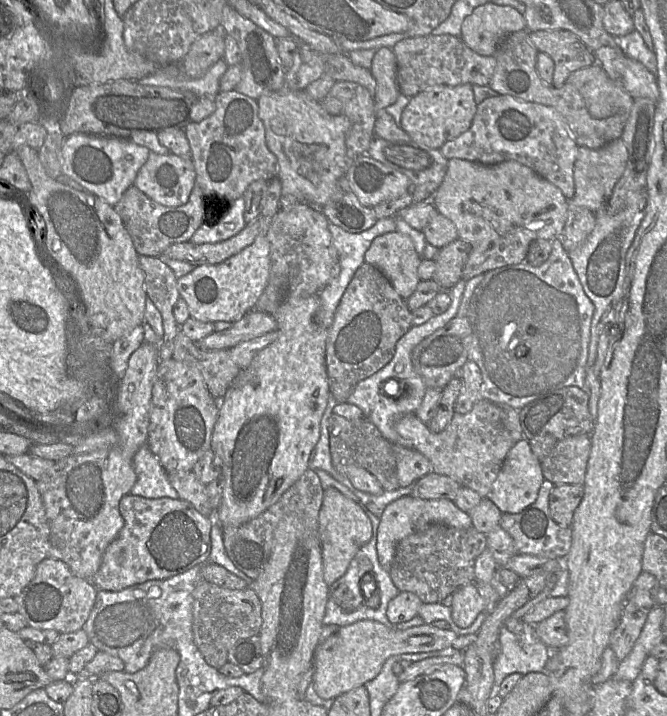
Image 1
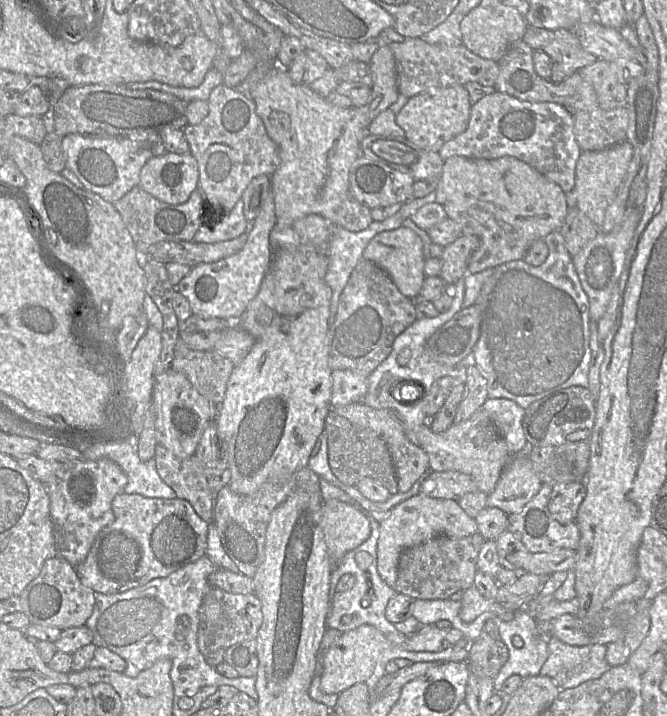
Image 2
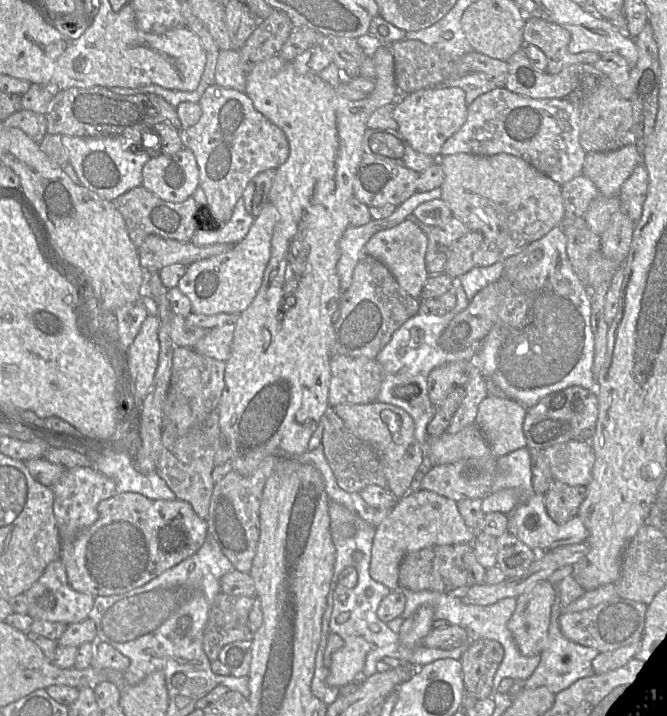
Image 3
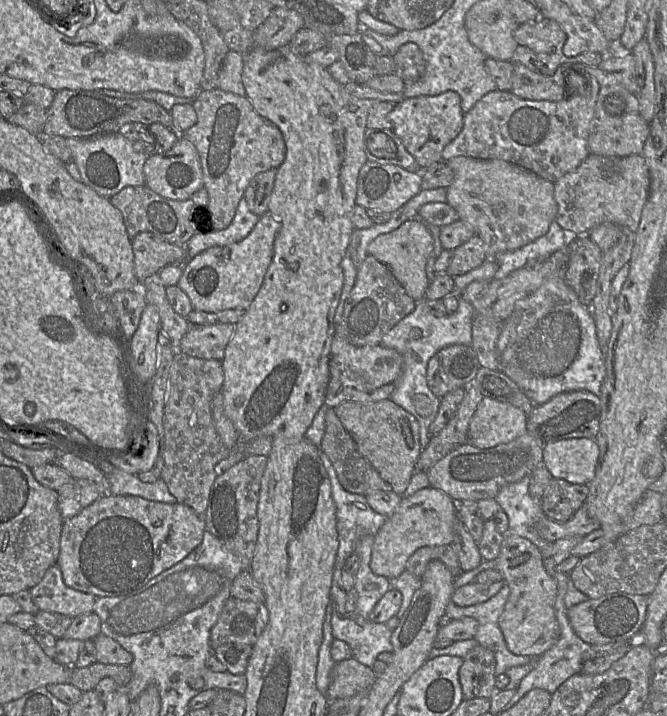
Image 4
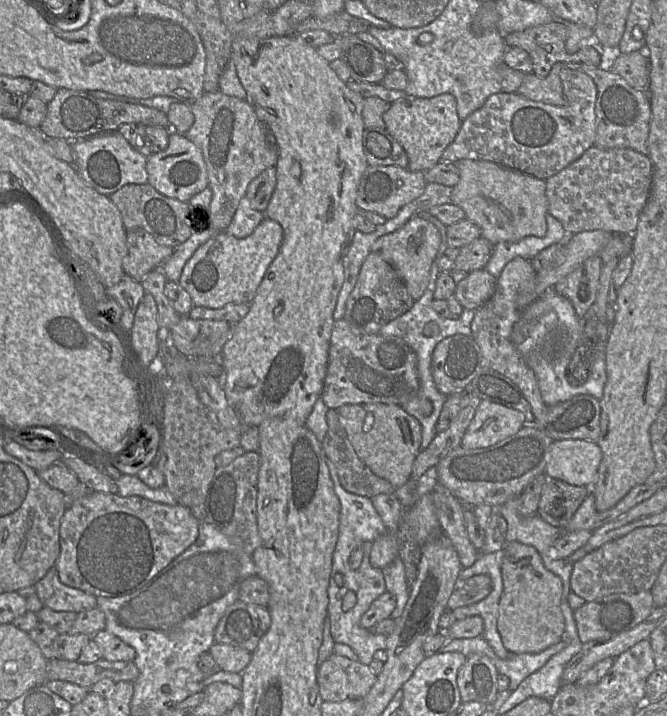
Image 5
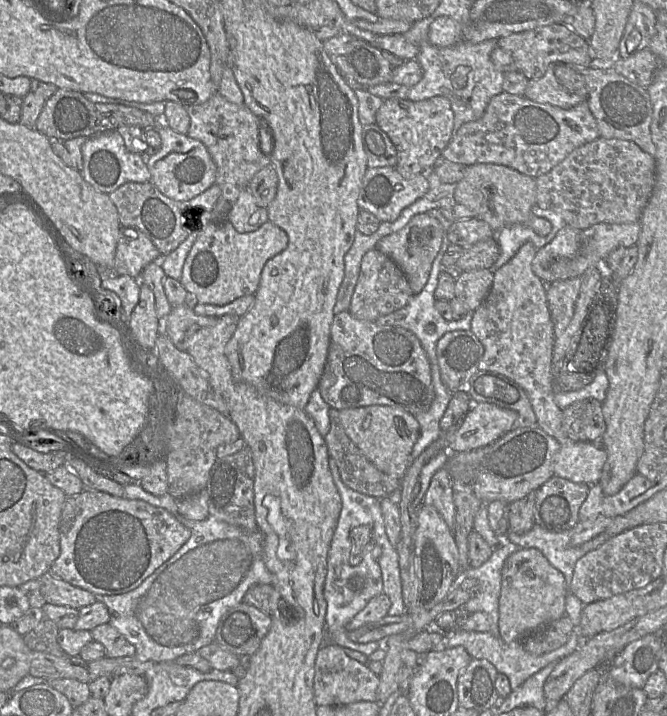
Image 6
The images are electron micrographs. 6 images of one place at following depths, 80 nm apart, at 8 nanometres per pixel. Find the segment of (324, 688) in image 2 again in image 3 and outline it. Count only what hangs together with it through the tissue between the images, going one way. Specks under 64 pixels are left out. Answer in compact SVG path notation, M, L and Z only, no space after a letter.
M352 636L344 641L344 646L333 654L326 677L328 686L339 689L361 679L366 656L371 648L362 636Z

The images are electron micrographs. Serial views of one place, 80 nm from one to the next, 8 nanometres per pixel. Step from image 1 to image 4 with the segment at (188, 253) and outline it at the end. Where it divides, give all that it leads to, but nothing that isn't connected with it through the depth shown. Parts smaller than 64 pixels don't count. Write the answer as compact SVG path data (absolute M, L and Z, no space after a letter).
M140 232L131 240L134 253L134 272L139 282L157 277L159 271L167 265L184 265L188 259L186 247L166 242L152 232Z

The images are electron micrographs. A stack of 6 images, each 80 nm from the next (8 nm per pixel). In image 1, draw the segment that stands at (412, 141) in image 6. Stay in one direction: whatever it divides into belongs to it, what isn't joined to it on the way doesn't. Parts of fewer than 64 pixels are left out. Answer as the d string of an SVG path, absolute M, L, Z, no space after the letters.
M471 84L436 85L410 98L402 112L401 128L413 142L427 148L440 149L444 143L457 138L471 127L476 110Z

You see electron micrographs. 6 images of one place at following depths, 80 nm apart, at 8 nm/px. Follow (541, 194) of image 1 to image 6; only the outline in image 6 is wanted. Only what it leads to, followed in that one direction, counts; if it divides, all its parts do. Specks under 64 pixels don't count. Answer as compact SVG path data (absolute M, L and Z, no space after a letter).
M479 163L466 166L466 172L461 181L457 183L454 192L456 203L469 208L474 217L481 219L489 224L495 231L512 224L524 224L530 227L540 236L546 236L551 231L551 224L544 218L537 217L533 214L532 208L537 203L536 198L536 181L535 178L518 172L515 169L501 164Z

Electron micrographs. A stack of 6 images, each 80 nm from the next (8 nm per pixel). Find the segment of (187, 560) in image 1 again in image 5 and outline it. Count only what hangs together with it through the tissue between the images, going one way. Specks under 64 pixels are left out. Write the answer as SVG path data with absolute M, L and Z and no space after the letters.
M90 491L69 504L60 524L60 555L55 563L60 581L96 597L118 597L144 586L197 539L200 521L188 507L169 506L141 496L122 497Z

